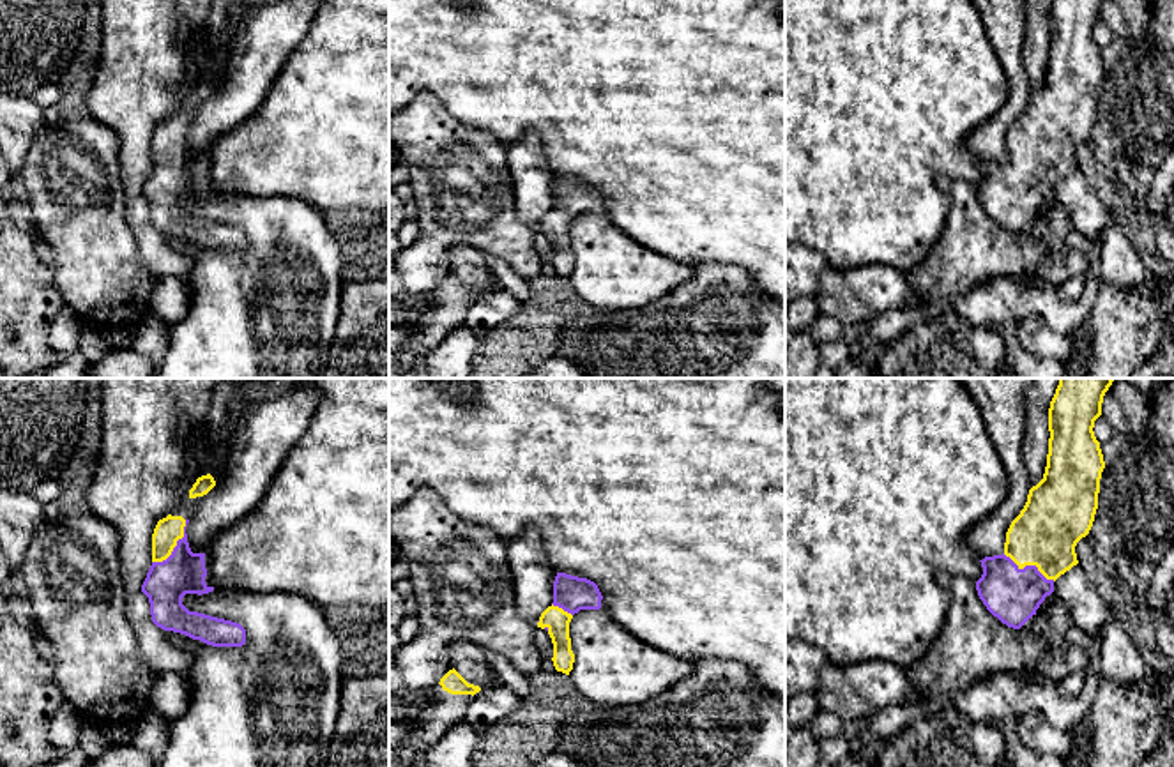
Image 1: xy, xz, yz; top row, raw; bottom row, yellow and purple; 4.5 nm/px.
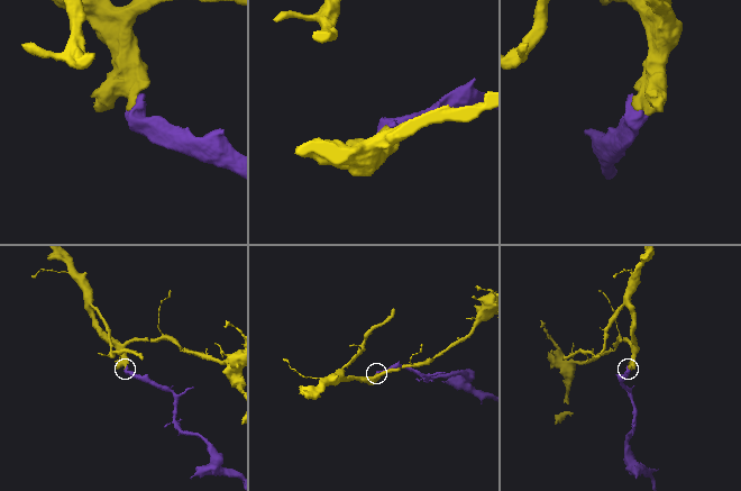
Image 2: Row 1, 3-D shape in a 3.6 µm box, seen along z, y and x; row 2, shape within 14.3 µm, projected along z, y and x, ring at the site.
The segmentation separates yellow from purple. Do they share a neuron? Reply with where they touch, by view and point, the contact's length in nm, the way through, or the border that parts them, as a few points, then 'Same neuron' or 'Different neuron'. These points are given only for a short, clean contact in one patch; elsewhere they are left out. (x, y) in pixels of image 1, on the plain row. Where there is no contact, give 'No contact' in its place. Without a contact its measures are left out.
Touches yellow at xy (175, 149). Shared border 260 nm. Path across: xy (168, 135), (175, 149), (167, 186). Same neuron

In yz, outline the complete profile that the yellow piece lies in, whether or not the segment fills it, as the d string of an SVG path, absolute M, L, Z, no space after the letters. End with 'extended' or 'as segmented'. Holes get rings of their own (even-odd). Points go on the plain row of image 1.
M1054 0L1048 12L1048 58L1043 83L1006 136L1004 157L985 161L976 194L987 214L1002 228L1020 233L1054 196L1054 186L1079 168L1075 150L1093 131L1100 83L1105 72L1094 25L1103 0Z; extended

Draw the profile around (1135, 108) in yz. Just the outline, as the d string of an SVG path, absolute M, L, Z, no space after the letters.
M1114 39L1100 48L1105 72L1089 138L1105 154L1156 170L1174 148L1174 69L1144 39Z

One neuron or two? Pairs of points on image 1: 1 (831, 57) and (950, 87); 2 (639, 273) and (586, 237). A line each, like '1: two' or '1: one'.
1: one
2: one

